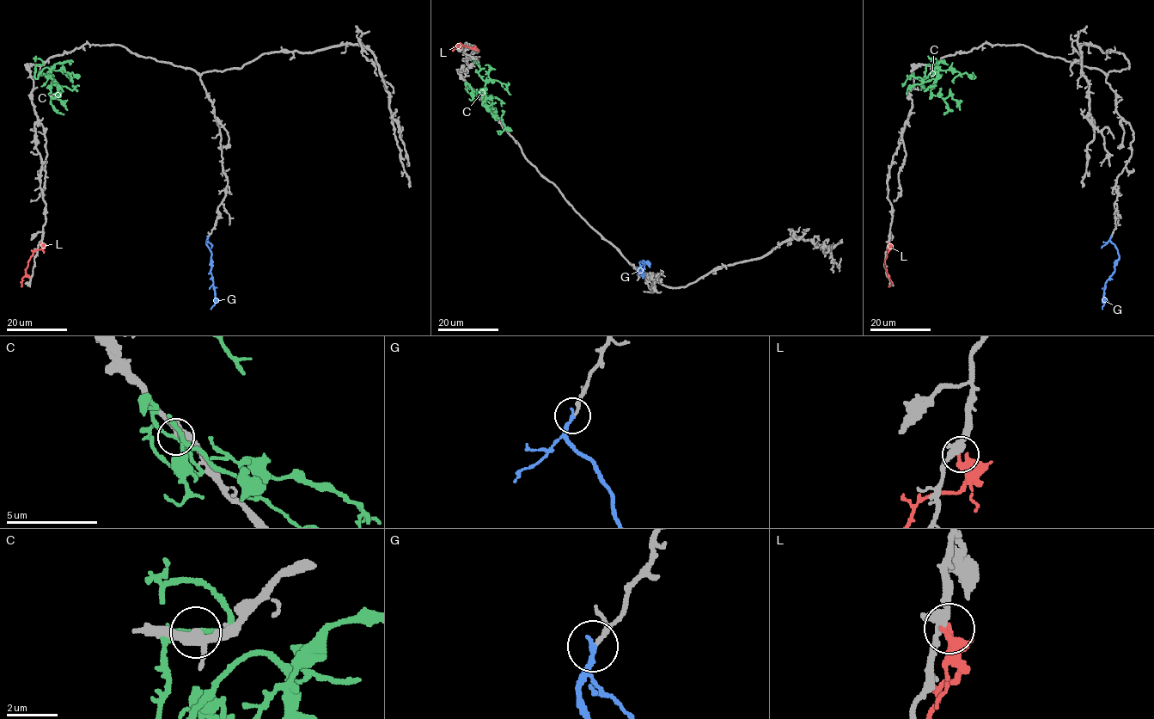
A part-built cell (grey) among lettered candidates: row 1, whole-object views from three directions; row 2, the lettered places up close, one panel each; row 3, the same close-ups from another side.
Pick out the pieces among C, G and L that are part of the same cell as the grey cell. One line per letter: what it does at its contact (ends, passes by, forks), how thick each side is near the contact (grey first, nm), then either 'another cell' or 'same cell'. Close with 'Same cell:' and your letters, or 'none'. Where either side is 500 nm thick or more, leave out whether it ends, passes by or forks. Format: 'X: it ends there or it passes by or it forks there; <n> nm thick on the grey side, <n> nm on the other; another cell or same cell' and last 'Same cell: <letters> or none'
C: it passes by; 320 nm thick on the grey side, 200 nm on the other; another cell
G: it ends there; 130 nm thick on the grey side, 220 nm on the other; same cell
L: it ends there; 300 nm thick on the grey side, 360 nm on the other; another cell
Same cell: G

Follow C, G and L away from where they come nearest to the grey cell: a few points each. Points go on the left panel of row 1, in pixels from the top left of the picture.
C: (39, 64), (35, 65), (35, 78), (45, 67), (49, 70), (50, 92), (53, 99), (58, 95), (67, 110)
G: (208, 236), (206, 244), (211, 253), (210, 273), (215, 291), (215, 304), (210, 310)
L: (41, 243), (42, 248), (35, 250), (29, 260), (21, 286)

